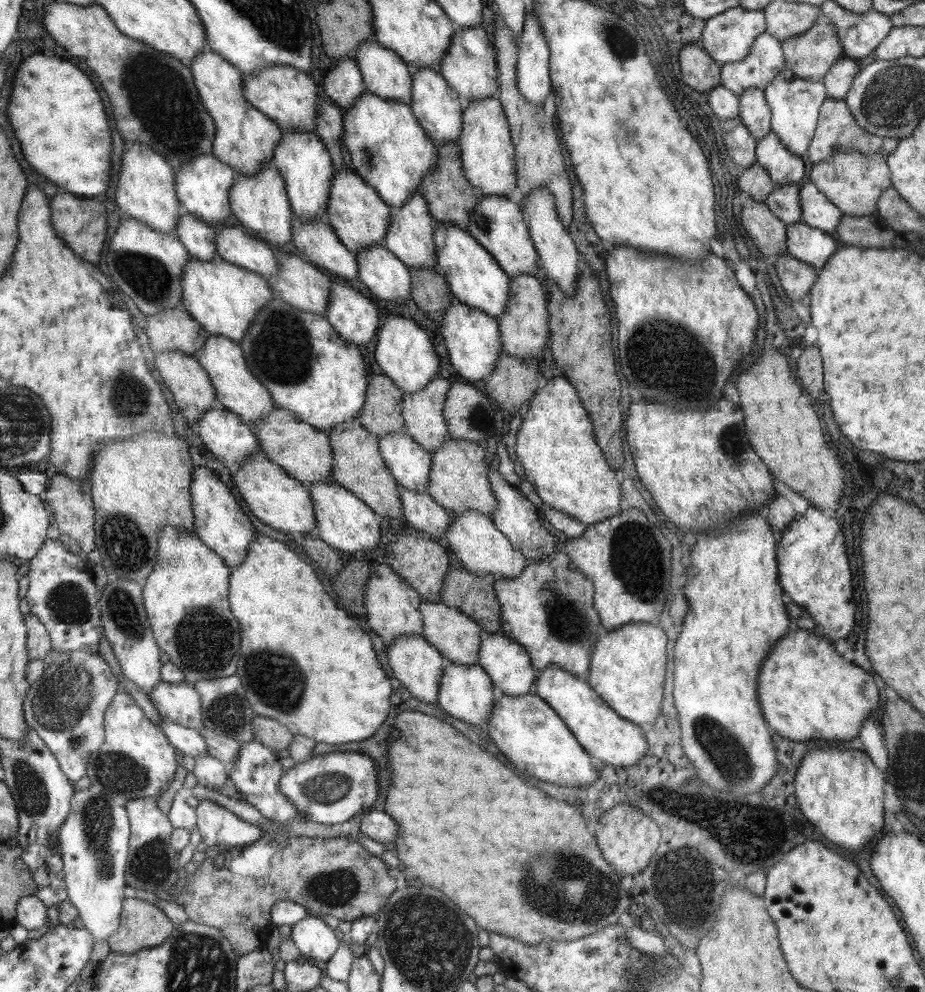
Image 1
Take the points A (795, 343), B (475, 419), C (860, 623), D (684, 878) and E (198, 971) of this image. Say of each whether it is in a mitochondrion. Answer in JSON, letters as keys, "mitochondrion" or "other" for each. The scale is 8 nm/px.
{"A":"other","B":"mitochondrion","C":"other","D":"mitochondrion","E":"mitochondrion"}

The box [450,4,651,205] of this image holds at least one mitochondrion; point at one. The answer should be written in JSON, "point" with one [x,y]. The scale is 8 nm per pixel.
{"point":[619,41]}

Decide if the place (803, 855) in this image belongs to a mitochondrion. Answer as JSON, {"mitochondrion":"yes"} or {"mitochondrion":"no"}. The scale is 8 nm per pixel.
{"mitochondrion":"no"}

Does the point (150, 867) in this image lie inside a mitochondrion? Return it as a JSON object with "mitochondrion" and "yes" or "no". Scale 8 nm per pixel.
{"mitochondrion":"yes"}

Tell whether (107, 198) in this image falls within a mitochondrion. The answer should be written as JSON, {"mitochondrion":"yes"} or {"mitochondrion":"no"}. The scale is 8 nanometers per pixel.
{"mitochondrion":"no"}

